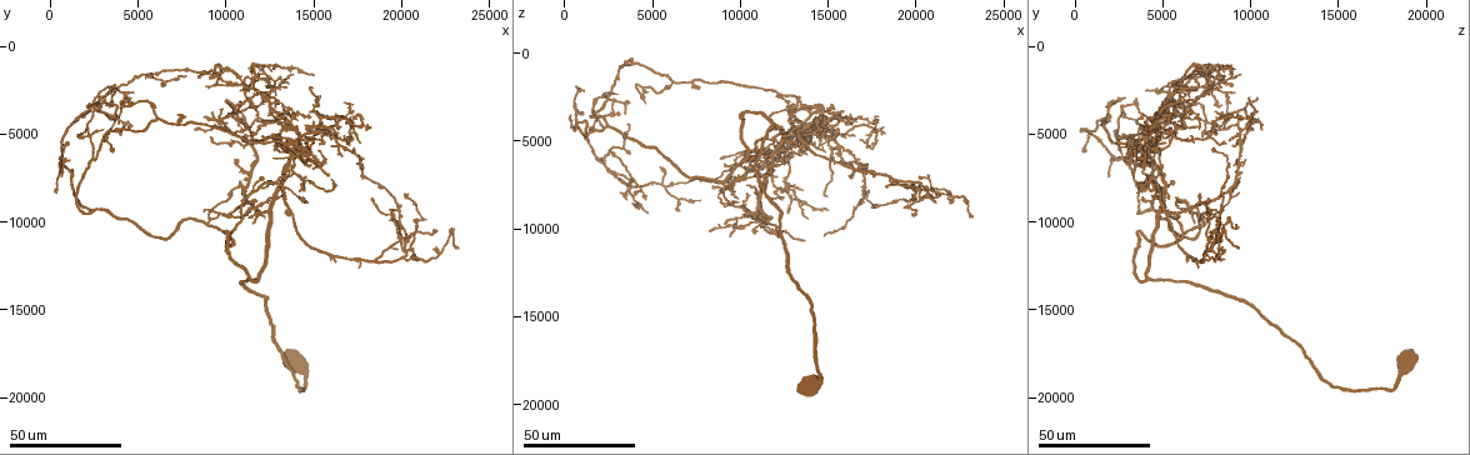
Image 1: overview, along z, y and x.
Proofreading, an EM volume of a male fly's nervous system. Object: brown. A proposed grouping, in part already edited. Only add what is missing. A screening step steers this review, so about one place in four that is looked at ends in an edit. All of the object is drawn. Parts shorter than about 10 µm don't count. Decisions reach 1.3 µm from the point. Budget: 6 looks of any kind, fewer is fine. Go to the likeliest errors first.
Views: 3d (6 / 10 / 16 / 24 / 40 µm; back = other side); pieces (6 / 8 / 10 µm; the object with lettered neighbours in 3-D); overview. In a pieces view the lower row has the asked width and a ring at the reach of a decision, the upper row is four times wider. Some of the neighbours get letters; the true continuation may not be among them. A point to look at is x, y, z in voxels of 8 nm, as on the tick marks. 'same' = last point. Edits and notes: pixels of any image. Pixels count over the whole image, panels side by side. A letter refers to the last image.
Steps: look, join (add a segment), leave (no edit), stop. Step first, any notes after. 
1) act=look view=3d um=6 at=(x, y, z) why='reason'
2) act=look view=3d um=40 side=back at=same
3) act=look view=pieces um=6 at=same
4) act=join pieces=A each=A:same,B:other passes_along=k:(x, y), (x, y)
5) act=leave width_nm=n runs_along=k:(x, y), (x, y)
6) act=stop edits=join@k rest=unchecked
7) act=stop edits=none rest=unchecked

act=look view=3d um=24 at=(4800, 2600, 9000) why='free end'

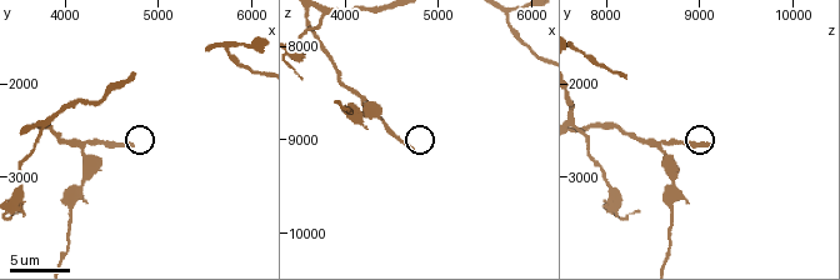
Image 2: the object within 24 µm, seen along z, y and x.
act=look view=pieces um=10 at=(4700, 2650, 9100)

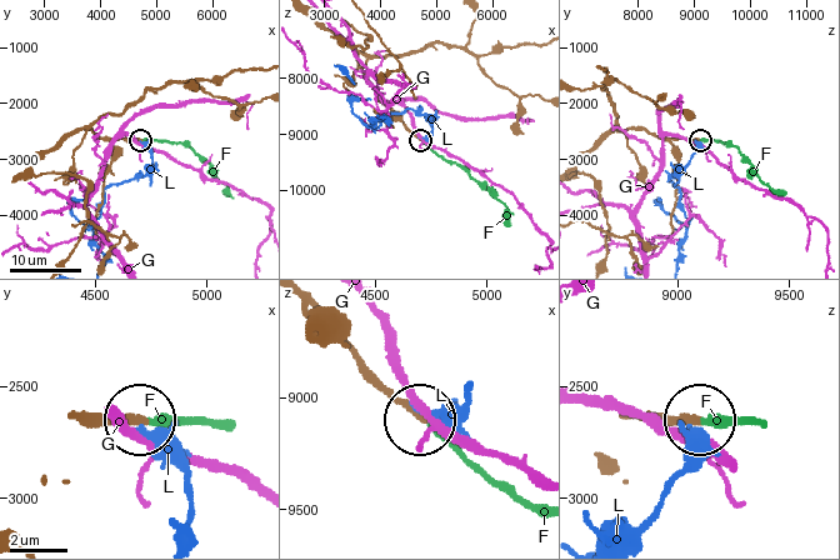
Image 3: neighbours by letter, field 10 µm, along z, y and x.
act=join pieces=F each=F:same,G:other,L:other found='it goes on there'

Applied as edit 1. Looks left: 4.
act=look view=overview

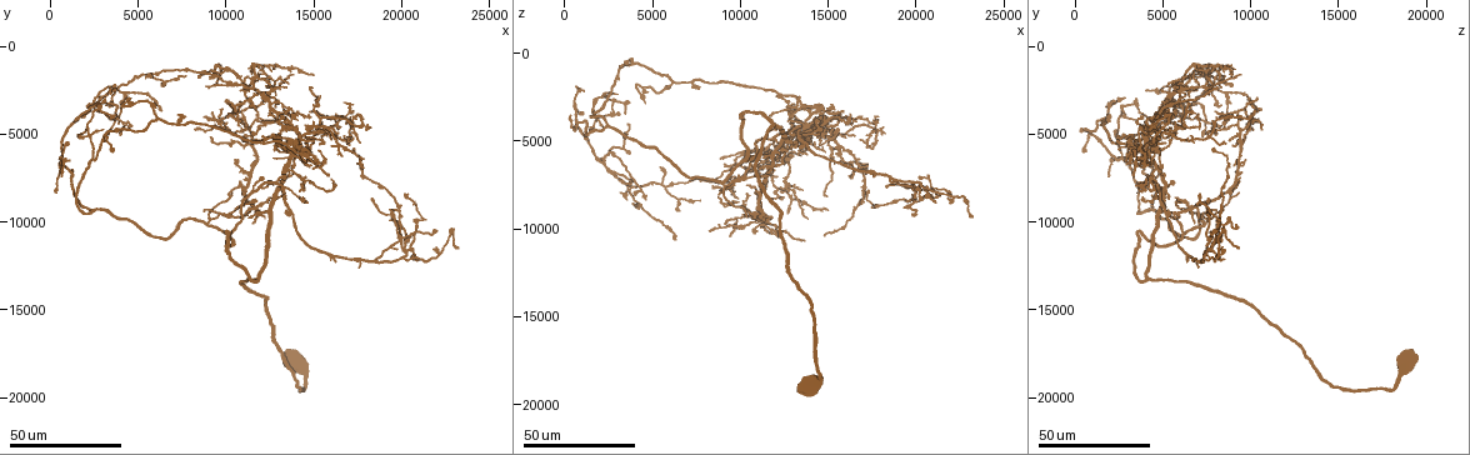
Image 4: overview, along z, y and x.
act=look view=3d um=40 at=(10800, 7600, 9400) why='an open end'

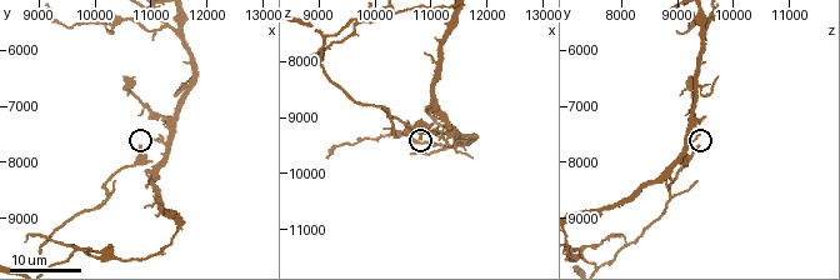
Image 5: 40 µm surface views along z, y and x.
act=look view=3d um=10 at=(10850, 7750, 9350)

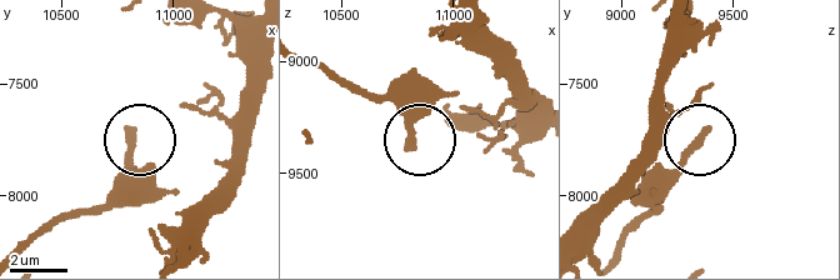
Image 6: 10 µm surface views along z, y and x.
act=look view=pieces um=8 at=(10810, 7710, 9380)

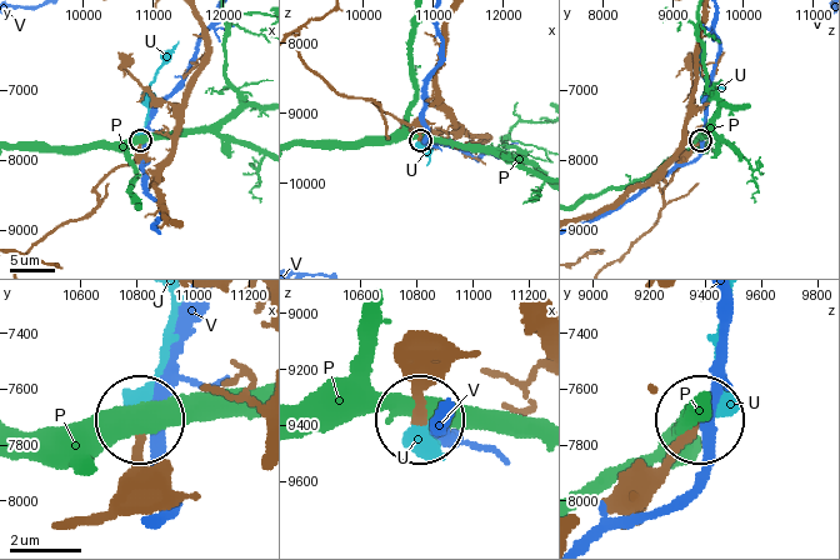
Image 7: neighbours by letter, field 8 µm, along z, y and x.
act=join pieces=U width_nm=270 each=P:other,U:same,V:other found='it goes on there'

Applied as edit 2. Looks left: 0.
act=stop edits=join@3,join@7 rest=unchecked

